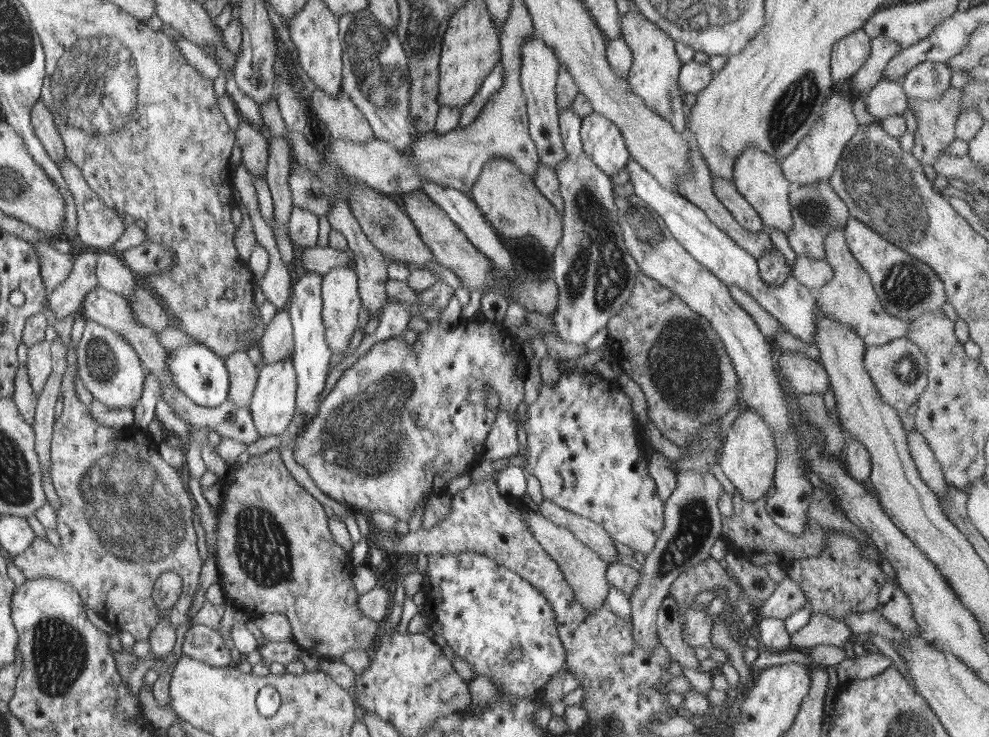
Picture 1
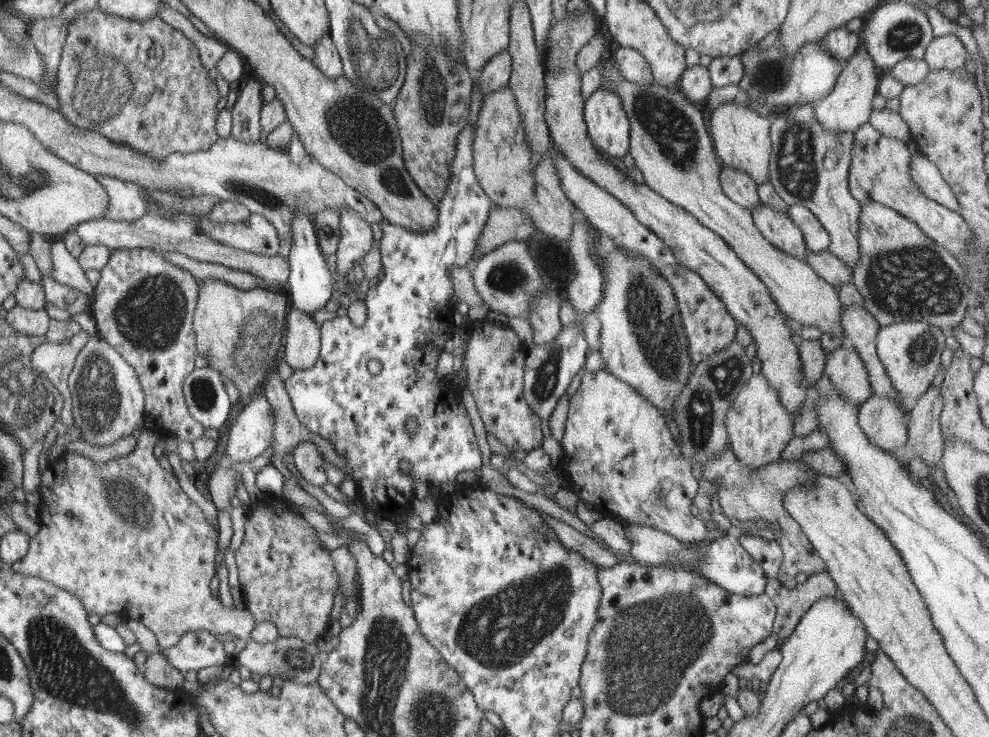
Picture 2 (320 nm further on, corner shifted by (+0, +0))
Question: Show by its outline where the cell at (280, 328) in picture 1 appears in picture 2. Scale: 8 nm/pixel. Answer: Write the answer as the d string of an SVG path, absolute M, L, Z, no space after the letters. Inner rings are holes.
M293 309L288 315L286 363L294 371L310 369L320 352L320 325L311 316Z

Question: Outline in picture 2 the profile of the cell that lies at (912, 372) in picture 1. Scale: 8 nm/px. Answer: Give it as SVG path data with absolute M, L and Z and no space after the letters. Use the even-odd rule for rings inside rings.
M900 322L879 329L876 349L886 375L895 390L909 401L918 400L940 371L940 354L945 348L947 331L928 322Z

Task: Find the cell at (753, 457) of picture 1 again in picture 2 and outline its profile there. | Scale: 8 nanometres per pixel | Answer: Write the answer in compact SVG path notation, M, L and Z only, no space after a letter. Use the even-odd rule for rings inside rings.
M753 375L734 397L727 412L729 445L738 460L748 467L762 467L781 458L793 438L795 416L782 404L778 390L762 375Z

